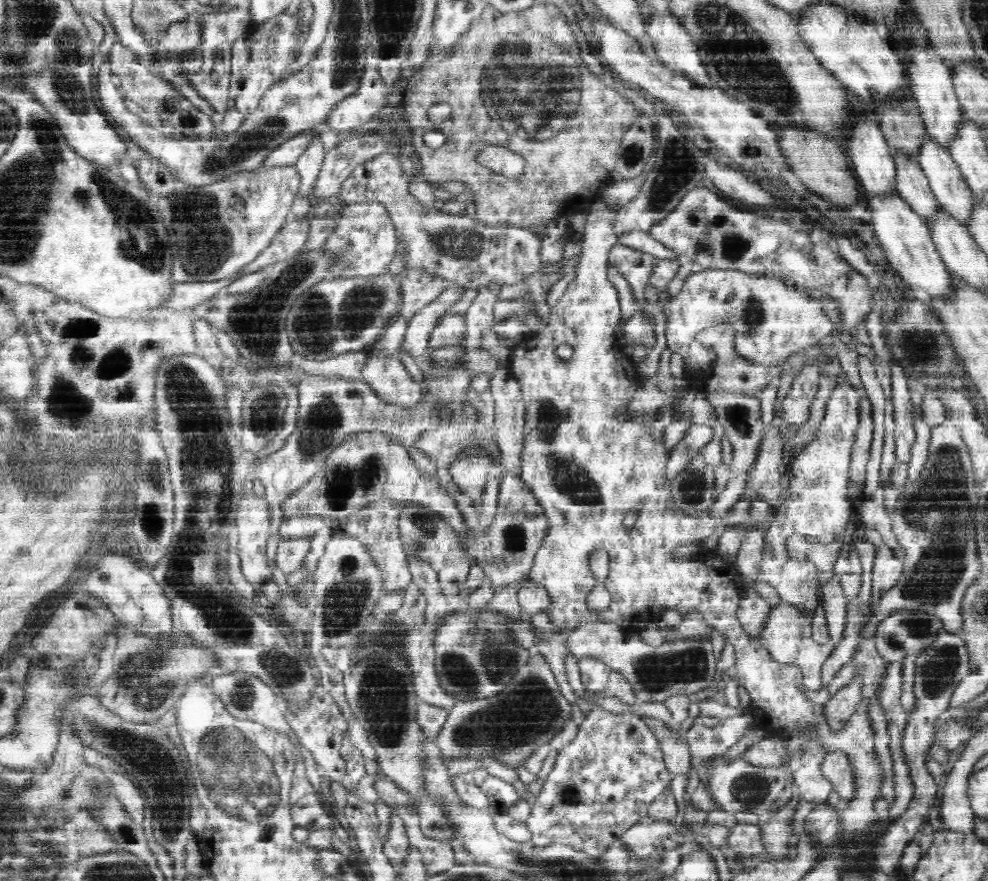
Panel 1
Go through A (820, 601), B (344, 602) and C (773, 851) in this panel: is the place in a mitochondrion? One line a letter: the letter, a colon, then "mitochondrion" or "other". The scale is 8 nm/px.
A: other
B: mitochondrion
C: other

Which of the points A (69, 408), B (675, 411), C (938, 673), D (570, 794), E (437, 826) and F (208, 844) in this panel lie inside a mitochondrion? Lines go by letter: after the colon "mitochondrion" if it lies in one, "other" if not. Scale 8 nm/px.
A: mitochondrion
B: other
C: mitochondrion
D: other
E: mitochondrion
F: other

